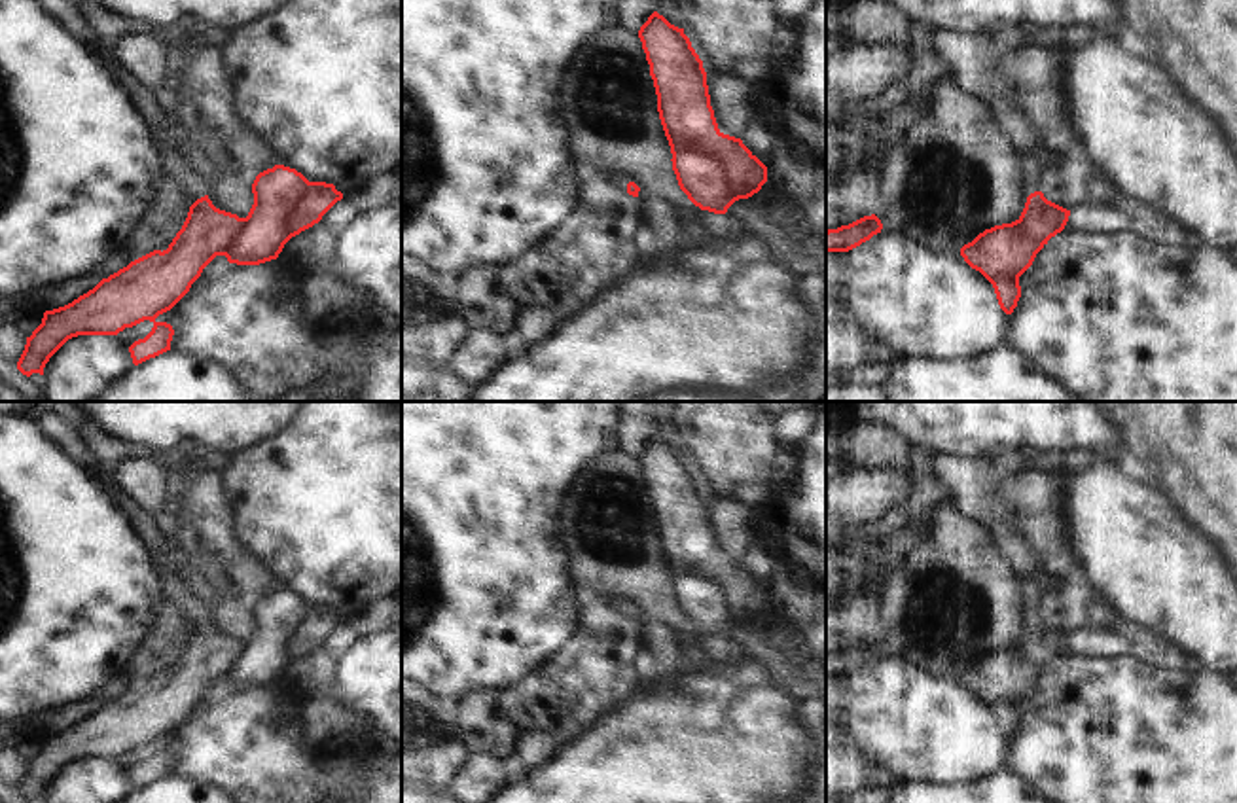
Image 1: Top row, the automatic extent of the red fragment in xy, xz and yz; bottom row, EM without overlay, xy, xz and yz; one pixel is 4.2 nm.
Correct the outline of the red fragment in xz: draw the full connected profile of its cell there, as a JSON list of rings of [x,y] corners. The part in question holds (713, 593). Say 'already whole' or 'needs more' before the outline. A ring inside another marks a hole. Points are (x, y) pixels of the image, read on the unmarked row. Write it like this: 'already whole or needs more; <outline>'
already whole; [[[654,436],[640,451],[638,462],[650,489],[657,519],[657,536],[672,578],[672,595],[680,614],[701,634],[726,638],[739,625],[748,623],[767,606],[767,591],[743,568],[741,562],[718,553],[707,496],[703,485],[691,472],[684,453],[671,449]]]

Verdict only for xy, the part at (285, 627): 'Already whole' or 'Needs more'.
Needs more.

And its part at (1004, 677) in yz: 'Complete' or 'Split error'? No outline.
Split error.

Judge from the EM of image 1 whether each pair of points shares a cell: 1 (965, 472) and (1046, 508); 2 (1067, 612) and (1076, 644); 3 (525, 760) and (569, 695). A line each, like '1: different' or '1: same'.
1: different
2: different
3: different

